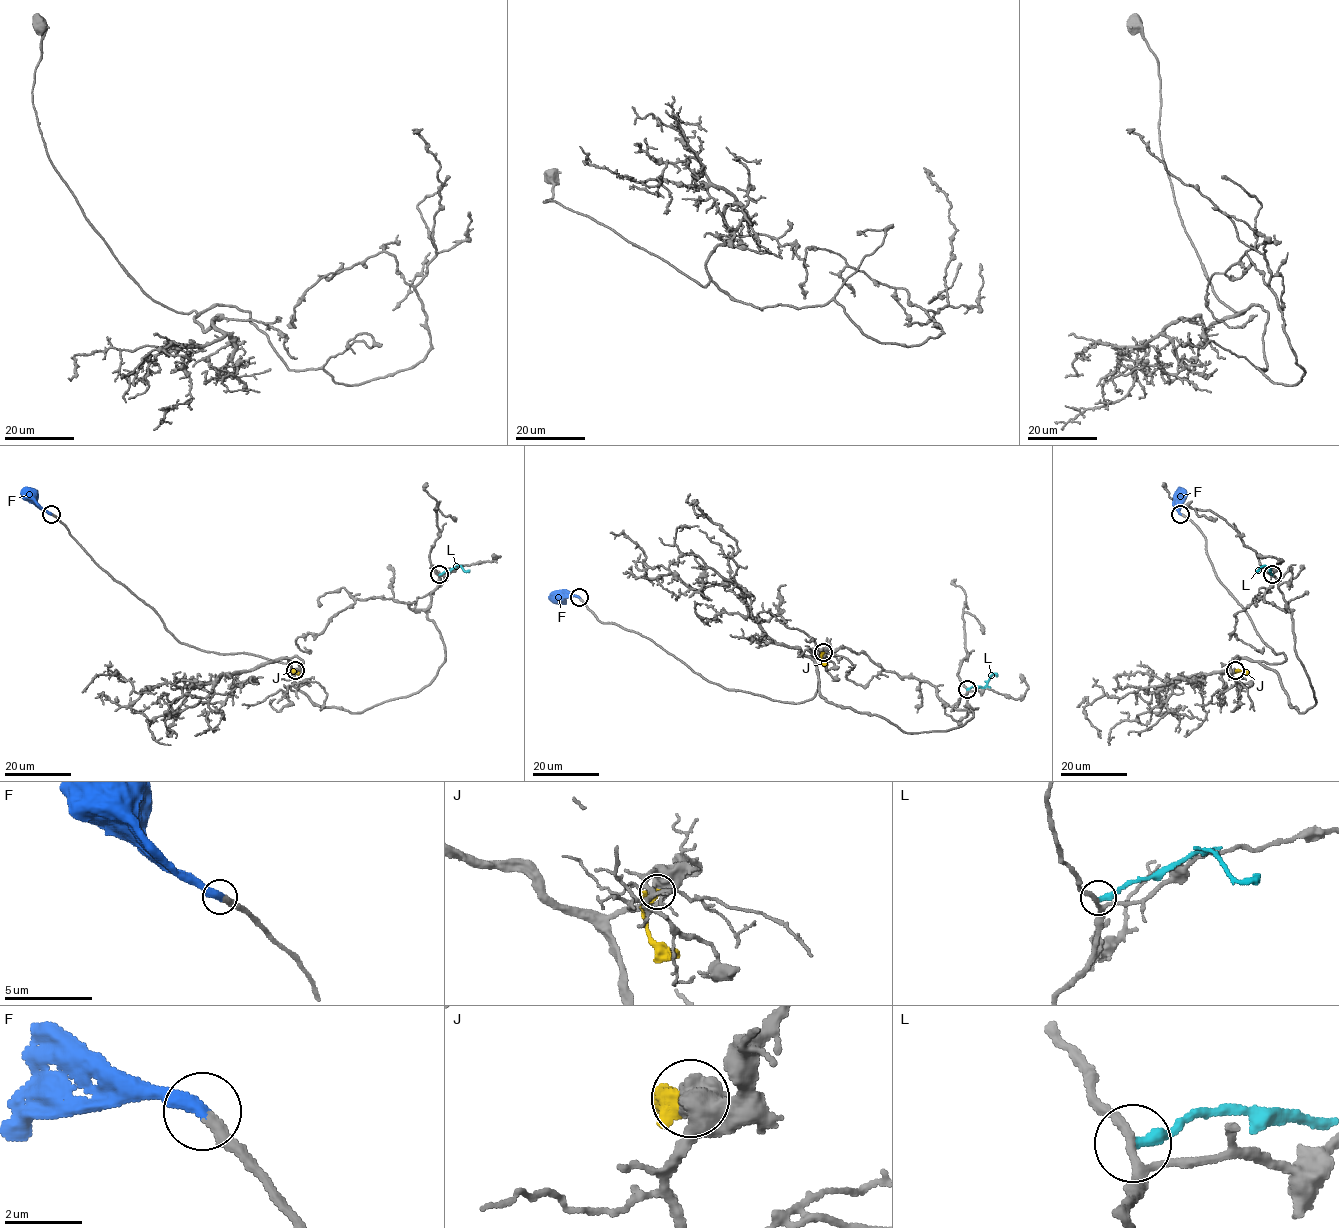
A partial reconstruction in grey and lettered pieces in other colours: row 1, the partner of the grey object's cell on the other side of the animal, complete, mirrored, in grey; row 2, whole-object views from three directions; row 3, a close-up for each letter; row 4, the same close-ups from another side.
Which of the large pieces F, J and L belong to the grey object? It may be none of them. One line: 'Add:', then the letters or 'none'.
Add: F

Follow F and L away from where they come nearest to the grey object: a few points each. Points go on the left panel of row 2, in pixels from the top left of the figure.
F: (51, 514), (35, 502), (24, 487)
L: (438, 574), (457, 566), (469, 570)

